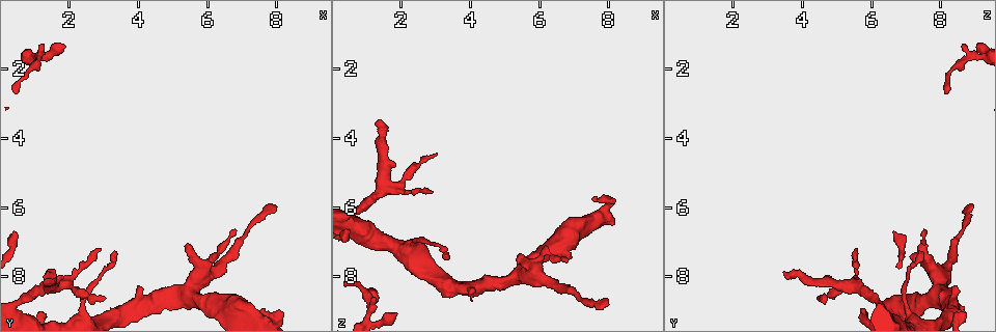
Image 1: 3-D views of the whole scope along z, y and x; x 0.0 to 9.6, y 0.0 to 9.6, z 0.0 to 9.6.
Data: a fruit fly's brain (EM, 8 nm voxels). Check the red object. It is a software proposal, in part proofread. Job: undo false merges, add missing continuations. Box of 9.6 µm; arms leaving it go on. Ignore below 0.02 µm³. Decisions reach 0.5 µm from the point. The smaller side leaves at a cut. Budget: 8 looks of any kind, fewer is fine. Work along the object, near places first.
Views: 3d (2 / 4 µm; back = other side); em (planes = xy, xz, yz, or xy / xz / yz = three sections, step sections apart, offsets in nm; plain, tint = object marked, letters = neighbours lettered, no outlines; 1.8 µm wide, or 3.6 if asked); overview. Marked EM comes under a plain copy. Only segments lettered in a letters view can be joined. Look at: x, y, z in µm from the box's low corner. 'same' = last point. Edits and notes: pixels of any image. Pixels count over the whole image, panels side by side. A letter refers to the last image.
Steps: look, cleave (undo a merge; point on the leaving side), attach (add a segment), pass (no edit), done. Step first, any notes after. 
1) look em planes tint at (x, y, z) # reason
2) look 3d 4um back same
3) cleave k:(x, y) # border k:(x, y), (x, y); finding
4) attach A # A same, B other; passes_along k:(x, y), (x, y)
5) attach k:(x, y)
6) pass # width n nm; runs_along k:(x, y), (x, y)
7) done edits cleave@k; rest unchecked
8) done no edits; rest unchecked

look 3d 4um back at (8.00, 6.20, 8.65) # free end

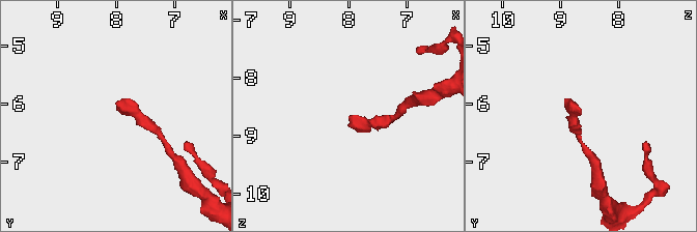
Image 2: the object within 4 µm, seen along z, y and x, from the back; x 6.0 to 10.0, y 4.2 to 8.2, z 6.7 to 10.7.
look em xy step 16 letters at (8.00, 6.15, 8.65) # now the EM

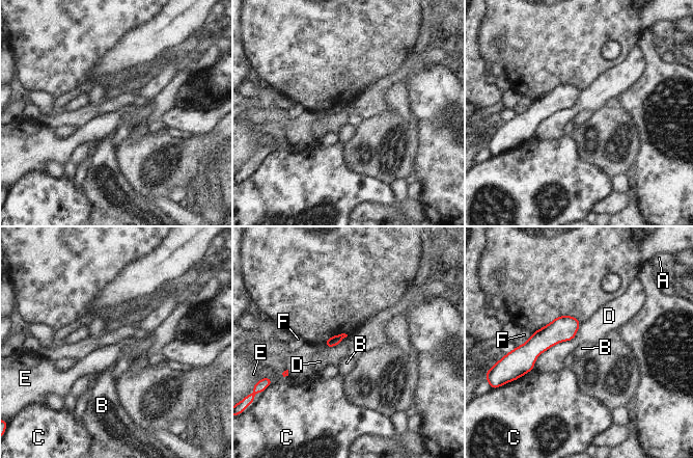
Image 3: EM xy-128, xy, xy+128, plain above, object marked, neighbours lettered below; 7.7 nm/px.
pass # longest_contact D 550 nm; A other, B other, C other, D other, E other, F other; none of them fits

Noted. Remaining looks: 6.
look em planes tint at (7.60, 8.95, 5.75)

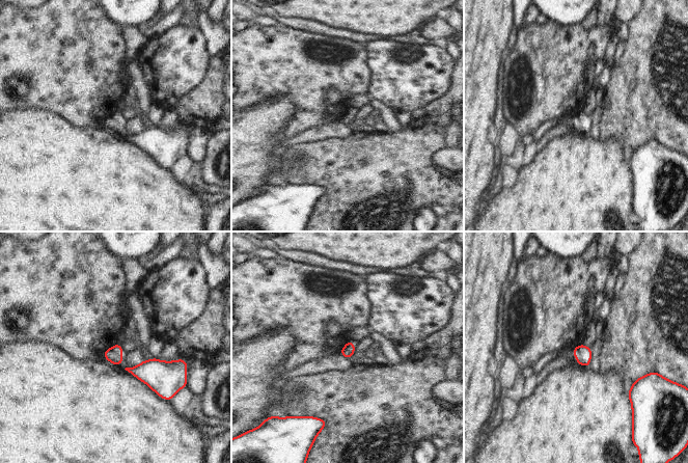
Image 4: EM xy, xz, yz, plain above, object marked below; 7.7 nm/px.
look em planes letters same # see the neighbours

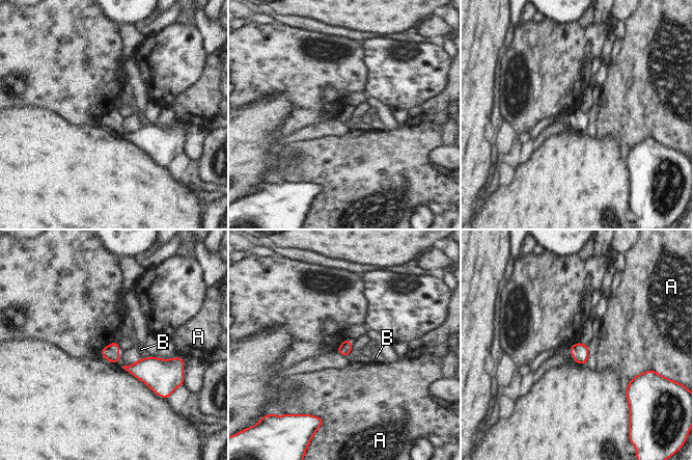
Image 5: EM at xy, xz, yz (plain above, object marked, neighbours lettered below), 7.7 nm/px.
pass # A other, B other; border 5:(630, 380), (625, 391); none of them fits

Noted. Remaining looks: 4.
look 3d 2um at (1.30, 1.25, 8.70) # free end

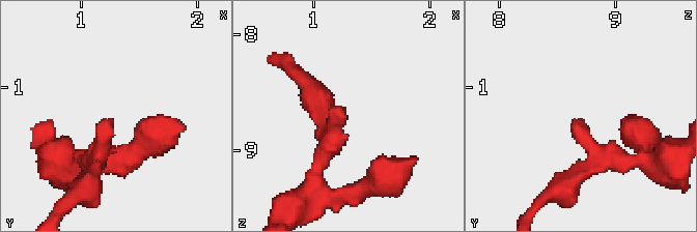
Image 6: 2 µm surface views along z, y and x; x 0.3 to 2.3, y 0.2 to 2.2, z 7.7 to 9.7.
look em xz step 16 tint at (1.28, 1.26, 8.72) # arm_widths 200, 240 nm

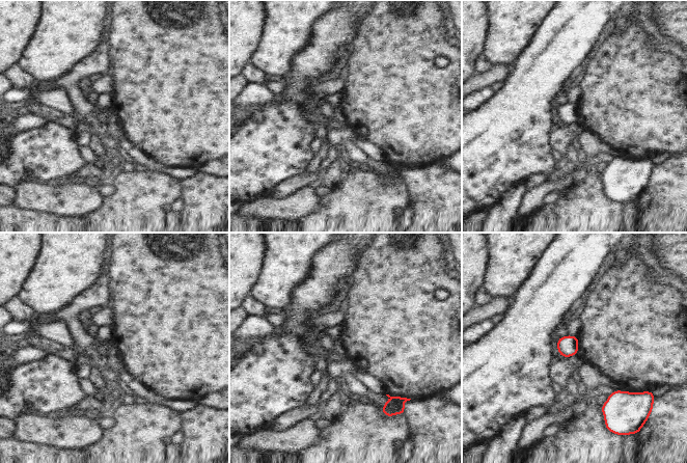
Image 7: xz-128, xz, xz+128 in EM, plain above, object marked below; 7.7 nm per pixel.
look em planes letters same # another direction

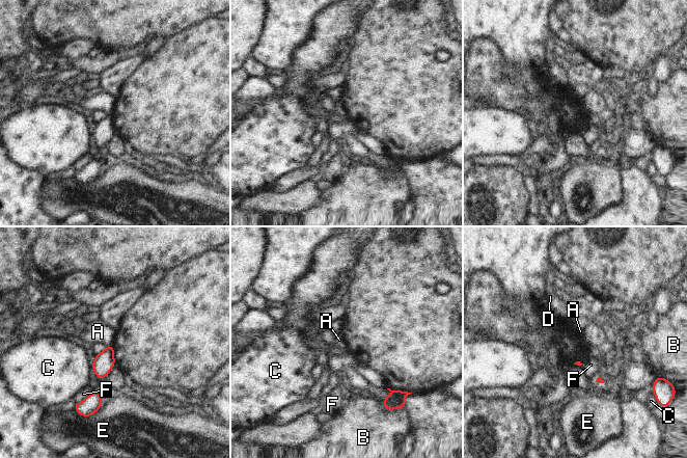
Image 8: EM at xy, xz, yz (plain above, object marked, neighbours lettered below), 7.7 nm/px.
pass # A other, B other, C other, D other, E other, F other; border 8:(112, 344), (107, 346); no lettered segment goes on from it

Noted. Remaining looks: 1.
done no edits; rest unchecked

